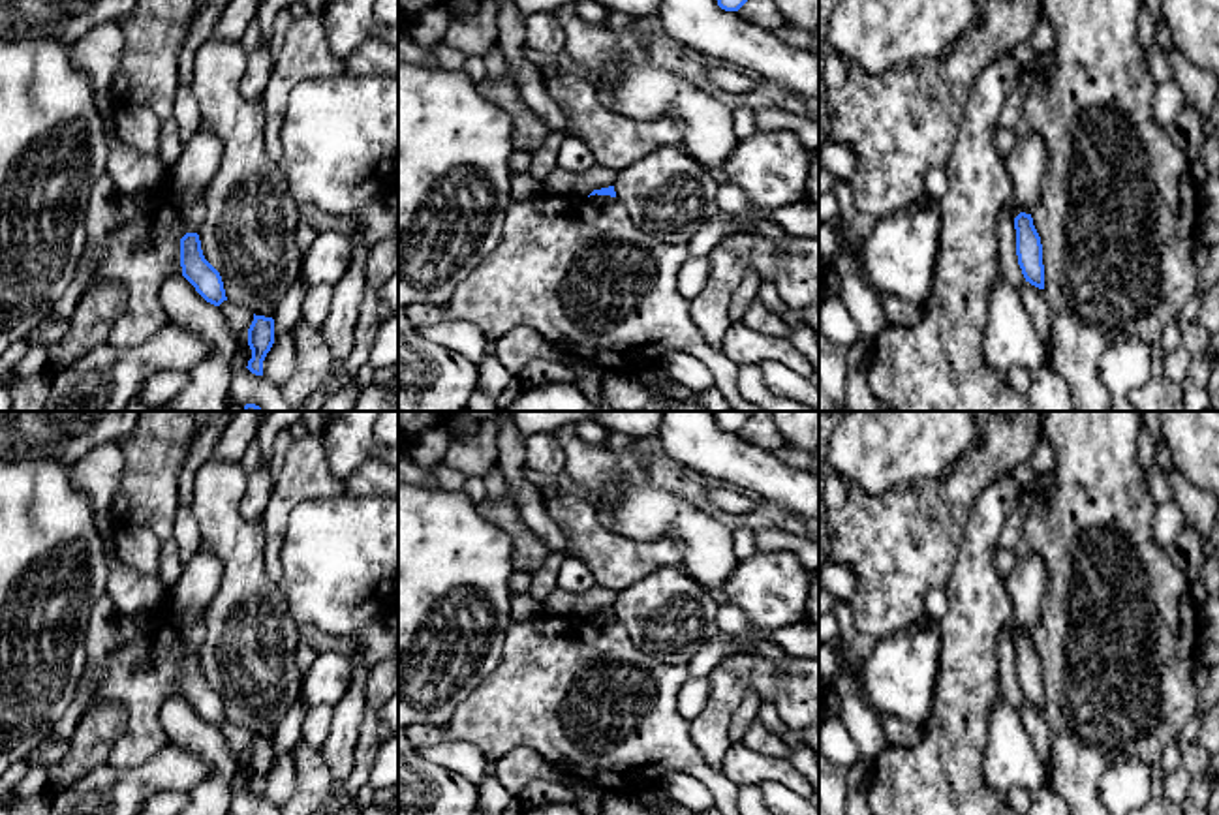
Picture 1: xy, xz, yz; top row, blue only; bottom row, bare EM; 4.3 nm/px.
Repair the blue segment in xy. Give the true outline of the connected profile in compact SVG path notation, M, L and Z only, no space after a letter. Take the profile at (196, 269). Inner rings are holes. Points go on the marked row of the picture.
M186 233L180 238L182 276L210 304L220 306L225 297L220 272L205 259L197 233Z

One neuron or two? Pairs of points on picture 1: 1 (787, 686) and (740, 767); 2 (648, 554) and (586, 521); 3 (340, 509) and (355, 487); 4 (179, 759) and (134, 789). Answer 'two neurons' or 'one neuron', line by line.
1: two neurons
2: one neuron
3: two neurons
4: one neuron

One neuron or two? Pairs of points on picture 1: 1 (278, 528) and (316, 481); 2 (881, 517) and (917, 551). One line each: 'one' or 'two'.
1: one
2: one

